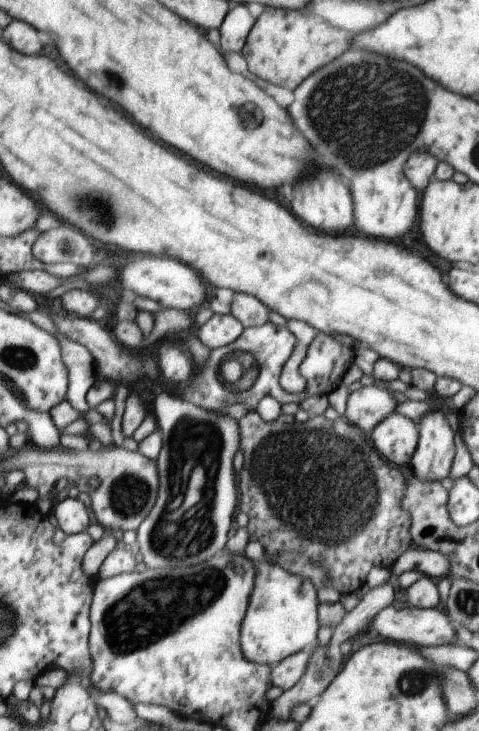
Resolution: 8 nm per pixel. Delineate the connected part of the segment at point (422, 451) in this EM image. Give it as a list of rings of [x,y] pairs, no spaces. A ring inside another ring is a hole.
[[[435,408],[421,417],[418,428],[419,443],[410,463],[412,469],[420,479],[442,481],[450,474],[454,458],[451,422],[442,408]]]

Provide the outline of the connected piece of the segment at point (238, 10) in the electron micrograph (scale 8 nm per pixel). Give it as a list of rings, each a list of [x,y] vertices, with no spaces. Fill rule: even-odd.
[[[239,4],[235,7],[221,26],[224,34],[224,40],[222,40],[224,52],[228,54],[242,52],[257,22],[258,19],[254,18],[247,4]]]

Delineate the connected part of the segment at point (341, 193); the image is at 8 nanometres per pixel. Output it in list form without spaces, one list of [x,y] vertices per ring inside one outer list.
[[[326,170],[320,176],[308,180],[306,184],[296,186],[294,210],[304,222],[308,222],[328,234],[332,234],[332,230],[352,228],[352,224],[354,224],[354,202],[352,202],[350,190],[344,186],[340,176],[332,170]]]

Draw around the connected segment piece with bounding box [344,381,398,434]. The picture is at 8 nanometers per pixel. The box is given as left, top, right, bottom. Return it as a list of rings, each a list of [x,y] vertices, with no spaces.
[[[371,381],[347,397],[345,416],[369,434],[389,415],[394,413],[398,402],[384,388],[379,388]]]

